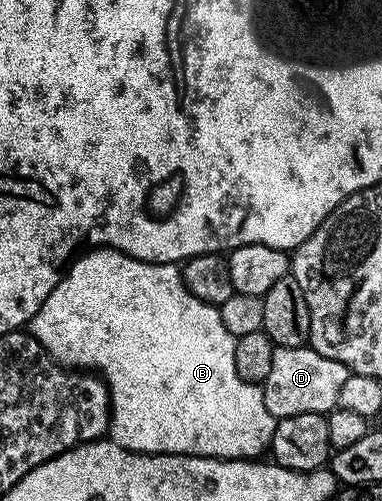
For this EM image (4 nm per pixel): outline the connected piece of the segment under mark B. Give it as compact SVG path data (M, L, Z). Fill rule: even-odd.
M89 248L80 256L72 259L71 265L62 273L59 284L43 300L39 312L27 323L28 333L32 334L38 344L48 354L66 368L74 368L81 372L96 372L104 378L109 389L109 432L108 437L123 448L133 450L137 454L194 454L196 458L243 458L257 460L261 454L270 449L275 436L277 419L267 412L265 391L256 382L243 380L235 368L235 344L237 339L227 332L223 325L223 316L218 307L199 300L187 288L181 275L181 266L171 262L144 262L138 258L127 256L121 250L108 248Z

